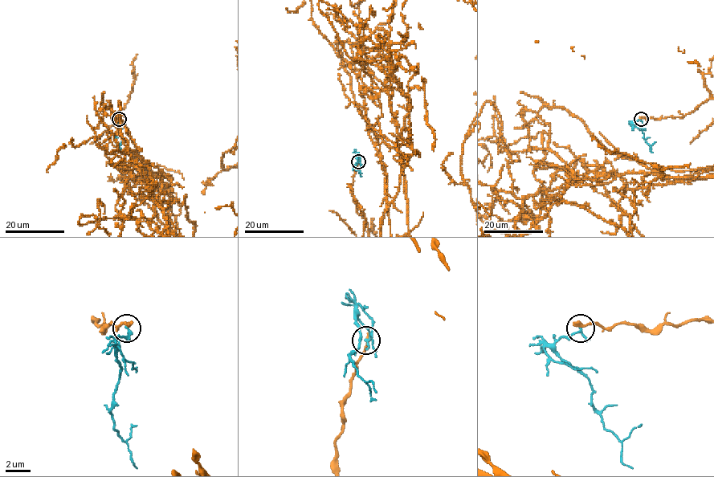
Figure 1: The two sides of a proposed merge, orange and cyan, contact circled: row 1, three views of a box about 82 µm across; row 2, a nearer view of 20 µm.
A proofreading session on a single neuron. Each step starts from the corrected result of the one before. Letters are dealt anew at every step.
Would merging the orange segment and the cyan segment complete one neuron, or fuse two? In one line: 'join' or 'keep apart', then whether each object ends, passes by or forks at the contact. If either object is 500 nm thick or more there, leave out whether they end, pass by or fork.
keep apart; orange ends there; cyan passes by

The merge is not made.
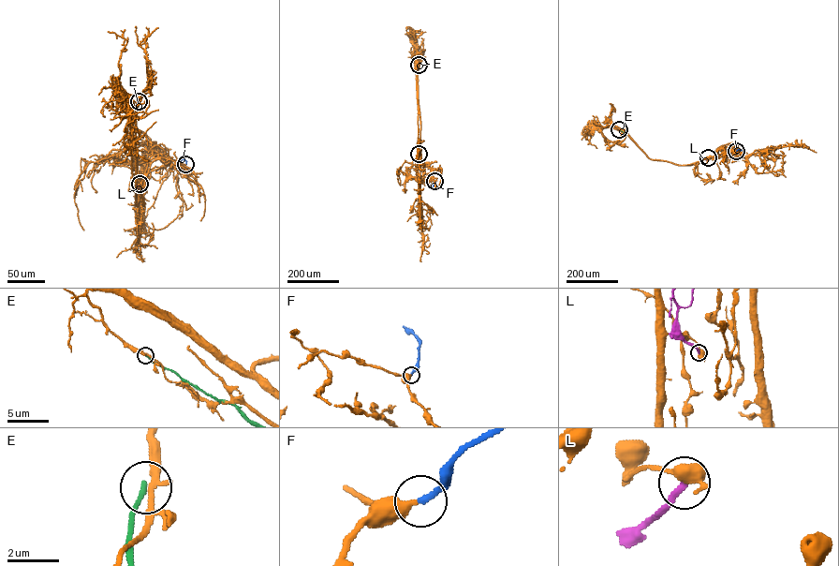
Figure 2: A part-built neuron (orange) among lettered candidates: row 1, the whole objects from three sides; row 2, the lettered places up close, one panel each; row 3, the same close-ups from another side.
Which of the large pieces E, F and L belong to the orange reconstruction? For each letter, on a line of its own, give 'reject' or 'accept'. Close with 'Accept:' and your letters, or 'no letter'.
E: reject
F: accept
L: reject
Accept: F

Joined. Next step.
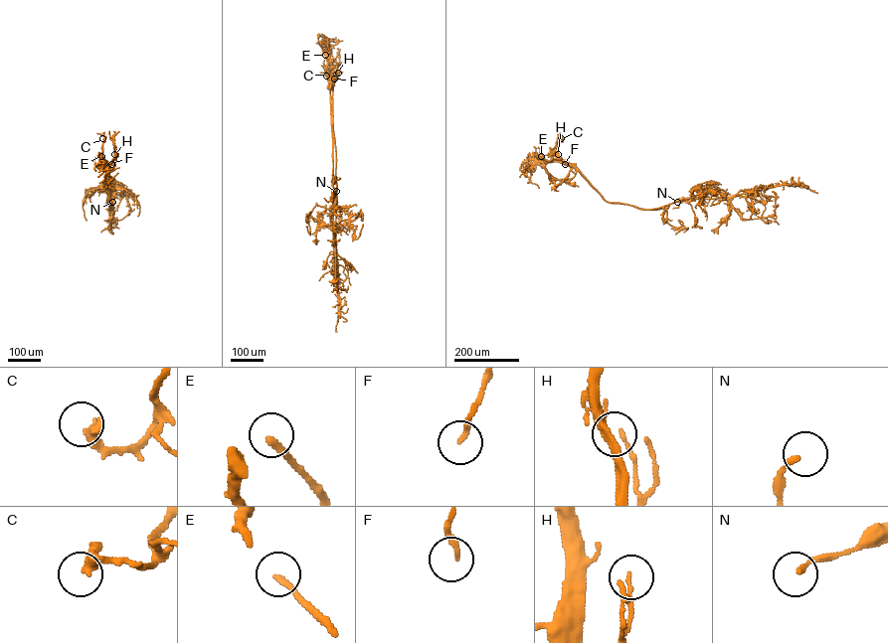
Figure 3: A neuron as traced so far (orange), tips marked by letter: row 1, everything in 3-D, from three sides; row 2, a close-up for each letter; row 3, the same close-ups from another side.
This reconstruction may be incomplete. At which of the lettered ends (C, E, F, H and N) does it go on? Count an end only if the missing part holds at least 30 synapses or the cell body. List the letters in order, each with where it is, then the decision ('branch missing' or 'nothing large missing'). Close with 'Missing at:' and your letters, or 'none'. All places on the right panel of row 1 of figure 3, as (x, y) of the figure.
C: place (561, 138); nothing large missing
E: place (541, 156); branch missing
F: place (565, 164); nothing large missing
H: place (558, 154); nothing large missing
N: place (677, 202); nothing large missing
Missing at: E

